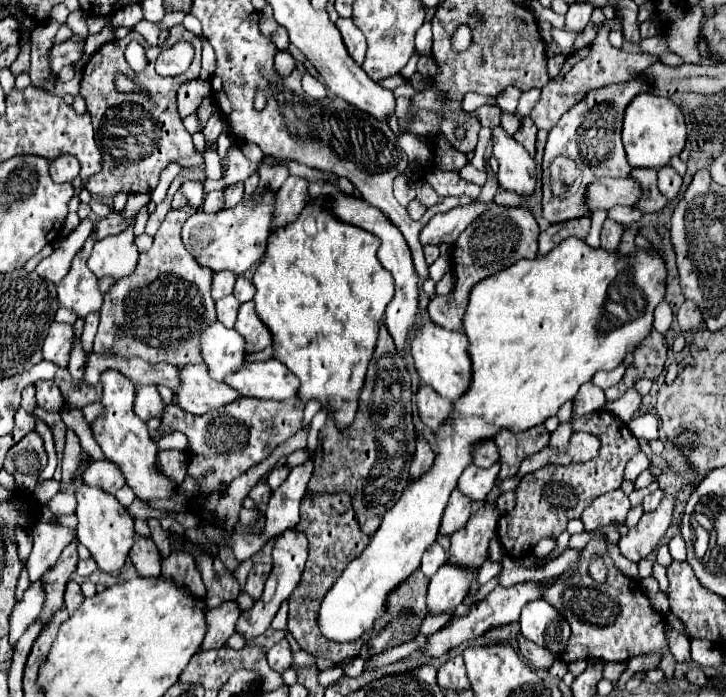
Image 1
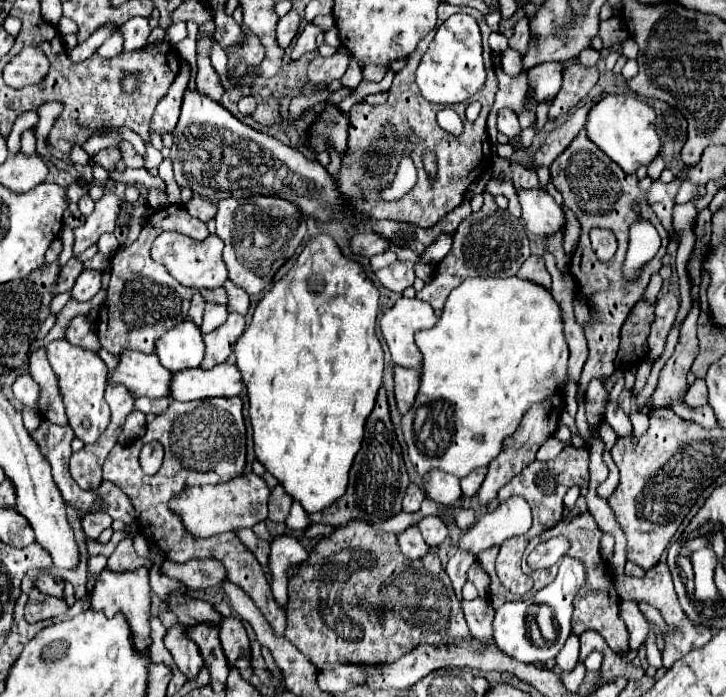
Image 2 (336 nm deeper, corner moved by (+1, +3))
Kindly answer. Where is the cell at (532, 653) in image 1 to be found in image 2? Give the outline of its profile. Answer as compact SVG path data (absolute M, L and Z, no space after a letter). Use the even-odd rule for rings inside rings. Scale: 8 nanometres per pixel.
M474 599L474 601L464 601L462 603L462 611L464 617L468 621L470 633L478 639L482 639L484 643L494 643L492 637L492 621L494 621L494 607L490 603L490 599Z

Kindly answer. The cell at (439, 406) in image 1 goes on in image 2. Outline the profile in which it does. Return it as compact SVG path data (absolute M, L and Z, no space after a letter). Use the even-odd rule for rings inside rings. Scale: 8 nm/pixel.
M398 365L394 367L394 393L402 415L414 405L414 395L418 395L418 383L420 383L420 371Z

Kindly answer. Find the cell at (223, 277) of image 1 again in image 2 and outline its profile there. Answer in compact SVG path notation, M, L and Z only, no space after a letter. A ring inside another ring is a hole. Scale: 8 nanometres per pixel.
M194 293L194 297L192 297L192 305L190 305L190 311L188 311L190 321L194 321L196 325L200 325L200 323L202 323L204 307L206 307L206 299L202 299L200 293Z

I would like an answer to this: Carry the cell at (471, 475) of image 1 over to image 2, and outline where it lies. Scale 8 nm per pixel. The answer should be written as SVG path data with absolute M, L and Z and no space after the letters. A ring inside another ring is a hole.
M442 471L430 473L430 481L424 485L424 491L428 497L432 497L436 503L442 505L452 505L462 497L460 479Z

